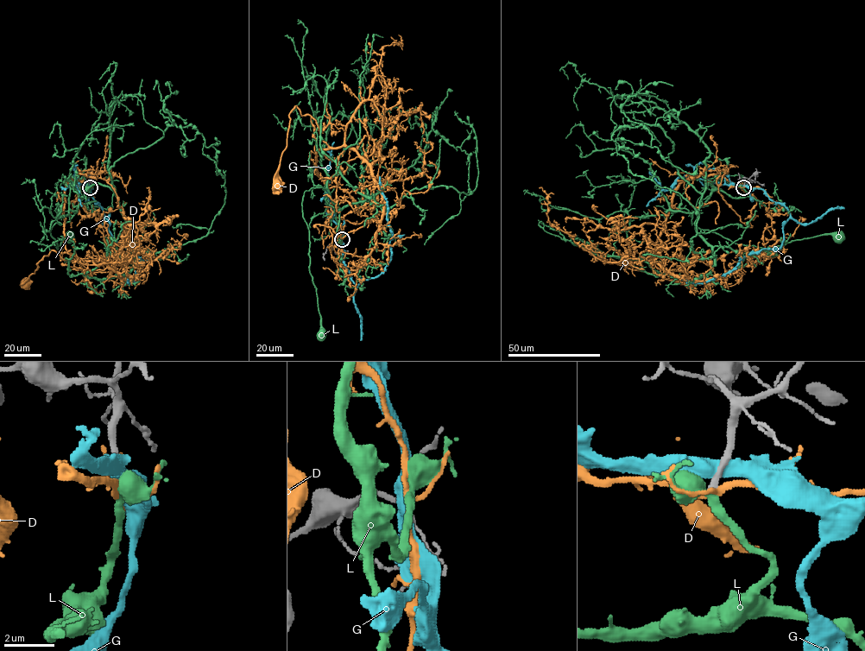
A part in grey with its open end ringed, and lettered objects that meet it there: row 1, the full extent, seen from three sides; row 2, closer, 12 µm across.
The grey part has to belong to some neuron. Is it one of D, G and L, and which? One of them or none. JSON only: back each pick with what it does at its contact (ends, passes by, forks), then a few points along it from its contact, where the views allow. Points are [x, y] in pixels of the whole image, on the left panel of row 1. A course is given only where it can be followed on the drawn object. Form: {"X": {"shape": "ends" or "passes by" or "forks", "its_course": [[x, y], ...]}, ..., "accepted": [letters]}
{"L": {"shape": "passes by", "its_course": [[90, 187], [72, 218], [59, 224], [55, 223], [49, 230], [58, 249], [67, 237]]}, "accepted": ["L"]}

